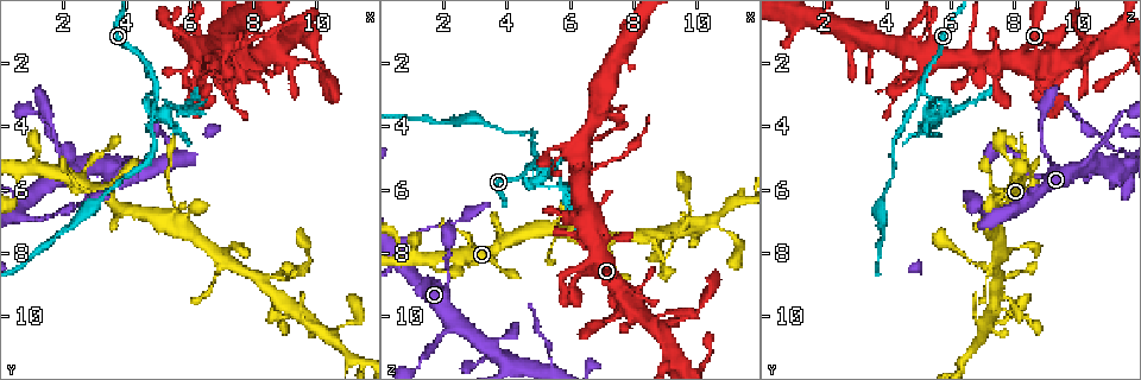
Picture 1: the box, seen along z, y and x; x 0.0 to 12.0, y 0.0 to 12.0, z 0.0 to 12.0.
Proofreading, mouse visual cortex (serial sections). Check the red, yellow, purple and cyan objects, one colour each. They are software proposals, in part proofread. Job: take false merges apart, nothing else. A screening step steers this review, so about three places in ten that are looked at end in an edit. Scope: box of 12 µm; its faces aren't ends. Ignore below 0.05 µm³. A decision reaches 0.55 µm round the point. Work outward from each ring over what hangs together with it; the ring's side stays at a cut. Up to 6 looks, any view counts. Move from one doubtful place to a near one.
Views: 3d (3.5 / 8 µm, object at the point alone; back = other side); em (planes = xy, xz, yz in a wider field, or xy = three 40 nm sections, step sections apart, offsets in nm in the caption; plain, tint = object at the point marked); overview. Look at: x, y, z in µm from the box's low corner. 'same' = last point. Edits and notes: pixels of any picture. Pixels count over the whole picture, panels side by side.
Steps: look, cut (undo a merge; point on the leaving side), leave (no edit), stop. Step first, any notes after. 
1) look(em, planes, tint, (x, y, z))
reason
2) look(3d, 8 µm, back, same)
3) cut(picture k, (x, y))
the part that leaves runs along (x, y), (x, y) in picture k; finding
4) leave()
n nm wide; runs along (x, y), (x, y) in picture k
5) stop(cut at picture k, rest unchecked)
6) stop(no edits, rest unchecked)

look(3d, 3.5 µm, (5.5, 6.4, 7.6))
sudden change in width

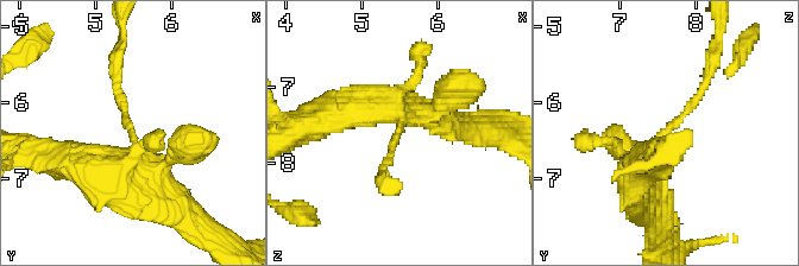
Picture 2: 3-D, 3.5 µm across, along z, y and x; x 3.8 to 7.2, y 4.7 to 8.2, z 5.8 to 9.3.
look(em, xy, step 2, tint, (5.50, 6.35, 7.60))
need the tissue

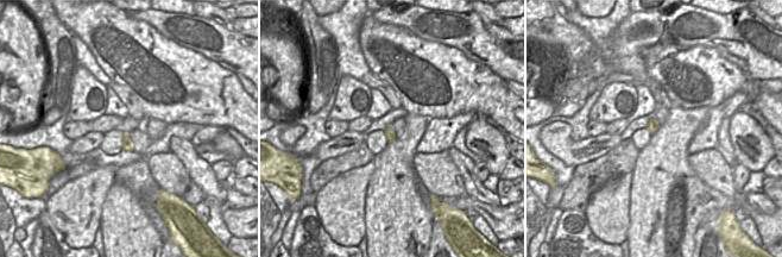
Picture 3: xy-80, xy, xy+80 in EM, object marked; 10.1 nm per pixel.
cut(picture 2, (692, 103))
the part that leaves runs along (664, 133), (704, 86), (718, 38) in picture 2; a second cell is stuck on

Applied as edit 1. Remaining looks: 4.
look(3d, 3.5 µm, (11.0, 11.3, 6.5))
thick turns thin

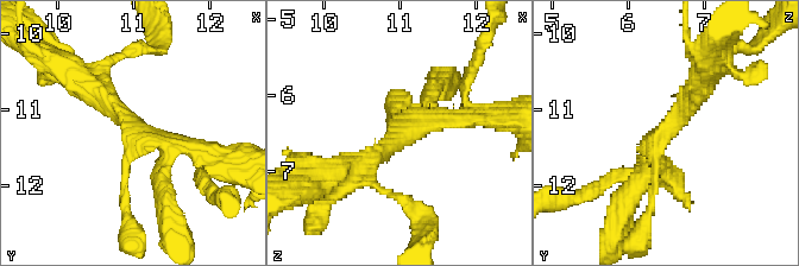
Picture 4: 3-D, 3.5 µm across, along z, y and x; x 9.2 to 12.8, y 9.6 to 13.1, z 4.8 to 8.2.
look(em, xy, step 3, tint, (11.05, 11.25, 6.50))

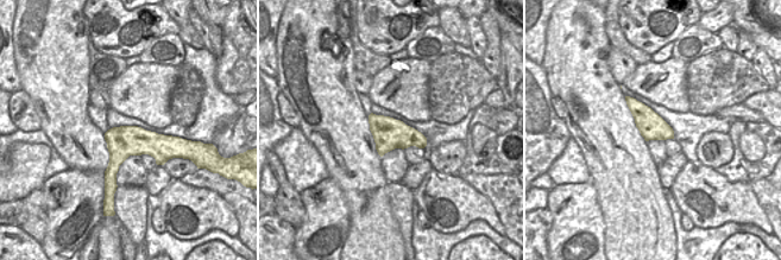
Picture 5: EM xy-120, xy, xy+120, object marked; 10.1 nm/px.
look(em, xy, step 5, tint, same)

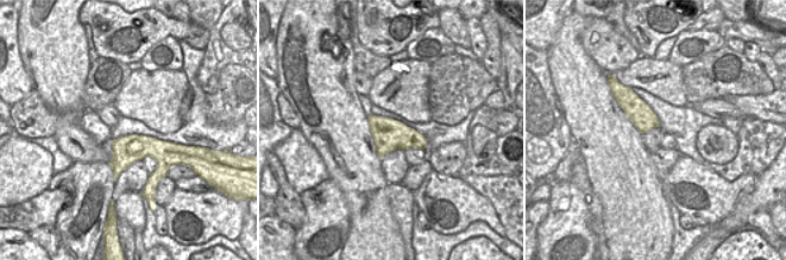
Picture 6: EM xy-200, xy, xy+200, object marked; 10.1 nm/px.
leave()
runs along (79, 82), (200, 162) in picture 4; one cell here

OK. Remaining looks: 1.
stop(cut at picture 2, rest unchecked)

